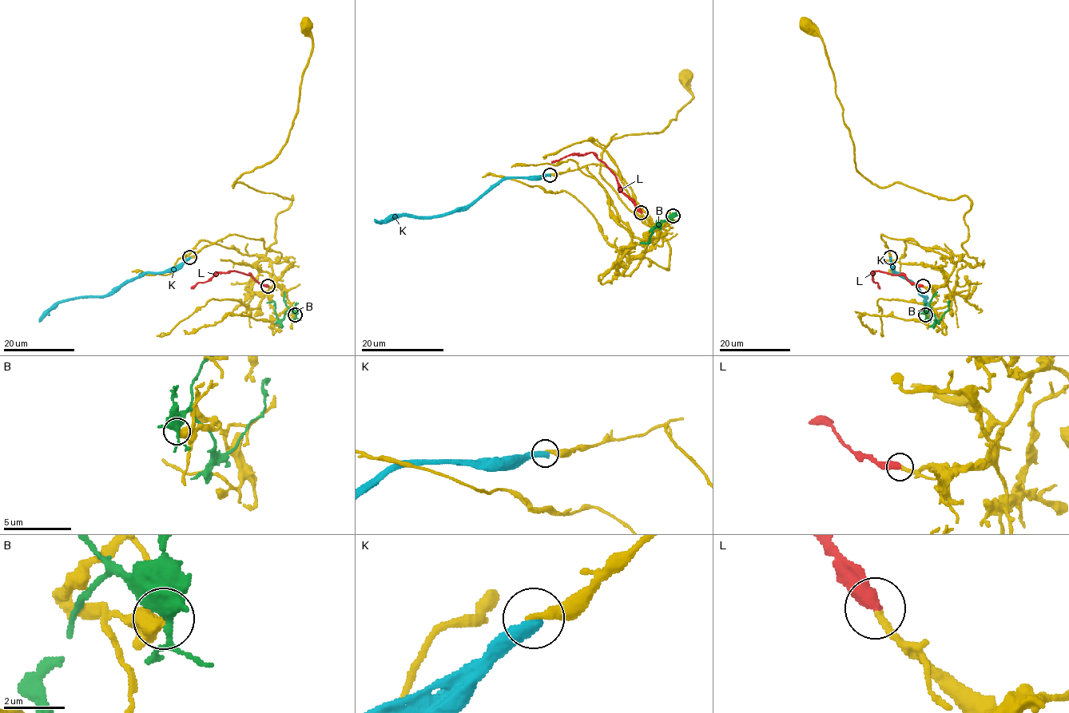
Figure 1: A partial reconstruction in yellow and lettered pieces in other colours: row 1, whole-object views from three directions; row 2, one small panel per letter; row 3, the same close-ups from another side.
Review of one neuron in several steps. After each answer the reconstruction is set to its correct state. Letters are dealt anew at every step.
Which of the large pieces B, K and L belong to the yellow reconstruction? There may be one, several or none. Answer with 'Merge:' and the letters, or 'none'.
Merge: L

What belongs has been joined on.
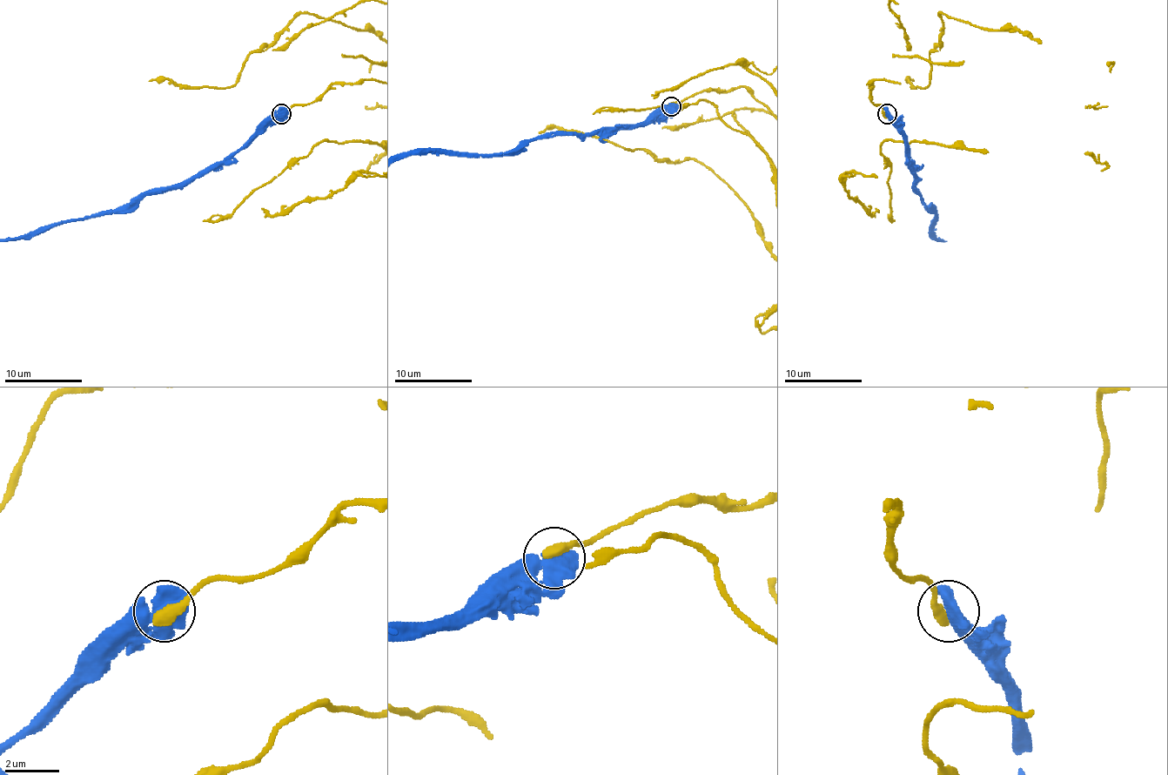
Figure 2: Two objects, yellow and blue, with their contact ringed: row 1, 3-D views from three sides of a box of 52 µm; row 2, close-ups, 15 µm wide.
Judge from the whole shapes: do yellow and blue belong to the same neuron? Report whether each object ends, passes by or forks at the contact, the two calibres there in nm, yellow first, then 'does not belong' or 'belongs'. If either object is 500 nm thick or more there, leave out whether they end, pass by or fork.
480 nm thick on the yellow side, 900 nm on the other; does not belong

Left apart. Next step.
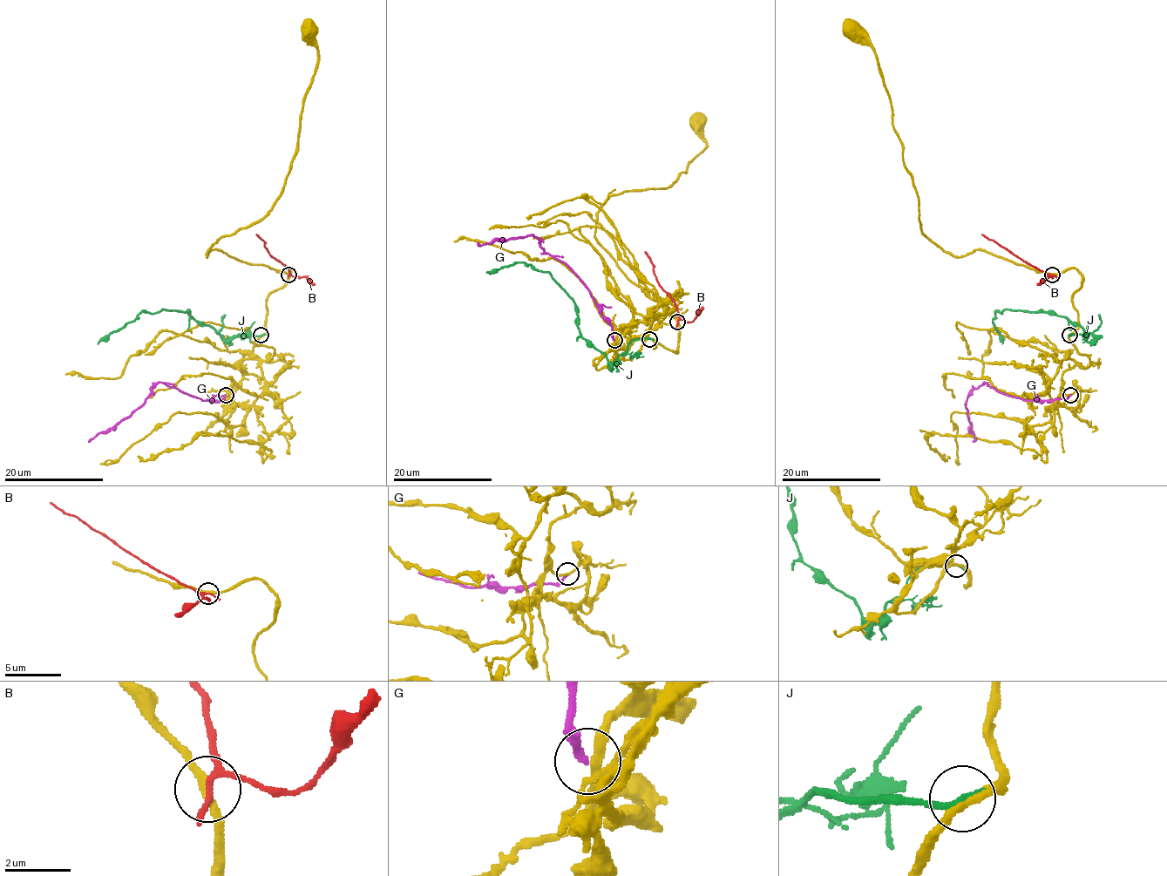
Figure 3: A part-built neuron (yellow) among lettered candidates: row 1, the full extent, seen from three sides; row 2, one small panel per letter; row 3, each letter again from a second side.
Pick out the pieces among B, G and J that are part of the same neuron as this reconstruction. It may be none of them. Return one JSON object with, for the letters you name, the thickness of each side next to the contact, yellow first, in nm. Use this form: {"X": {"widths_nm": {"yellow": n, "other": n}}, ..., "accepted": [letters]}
{"G": {"widths_nm": {"yellow": 240, "other": 200}}, "J": {"widths_nm": {"yellow": 240, "other": 260}}, "accepted": ["G", "J"]}

